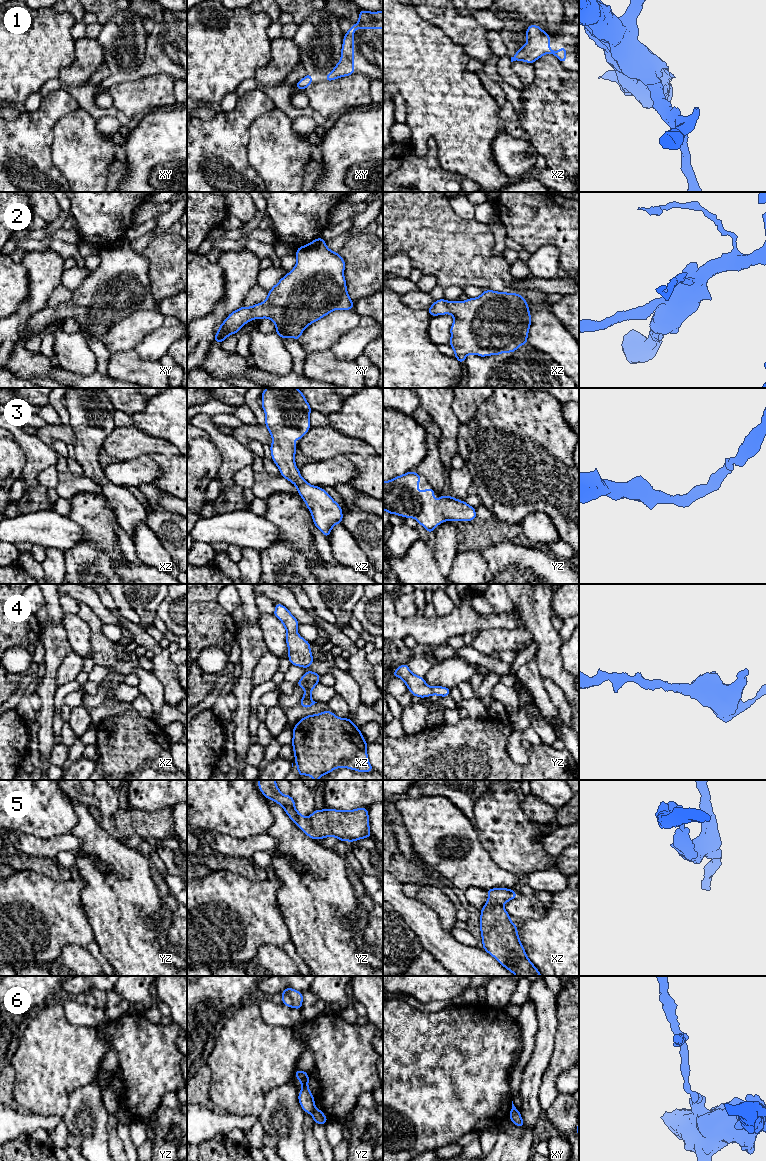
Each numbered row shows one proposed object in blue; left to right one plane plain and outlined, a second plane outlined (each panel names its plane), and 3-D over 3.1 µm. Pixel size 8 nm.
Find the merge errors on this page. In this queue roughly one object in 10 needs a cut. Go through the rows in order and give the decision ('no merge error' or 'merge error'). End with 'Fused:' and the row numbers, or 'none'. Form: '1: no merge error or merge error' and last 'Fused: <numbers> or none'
1: no merge error
2: no merge error
3: no merge error
4: no merge error
5: no merge error
6: merge error
Fused: 6

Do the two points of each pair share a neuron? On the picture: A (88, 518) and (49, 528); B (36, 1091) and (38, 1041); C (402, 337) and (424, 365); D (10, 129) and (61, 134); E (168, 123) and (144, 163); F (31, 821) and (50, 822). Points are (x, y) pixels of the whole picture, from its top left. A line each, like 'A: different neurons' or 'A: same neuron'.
A: different neurons
B: same neuron
C: same neuron
D: different neurons
E: same neuron
F: same neuron

